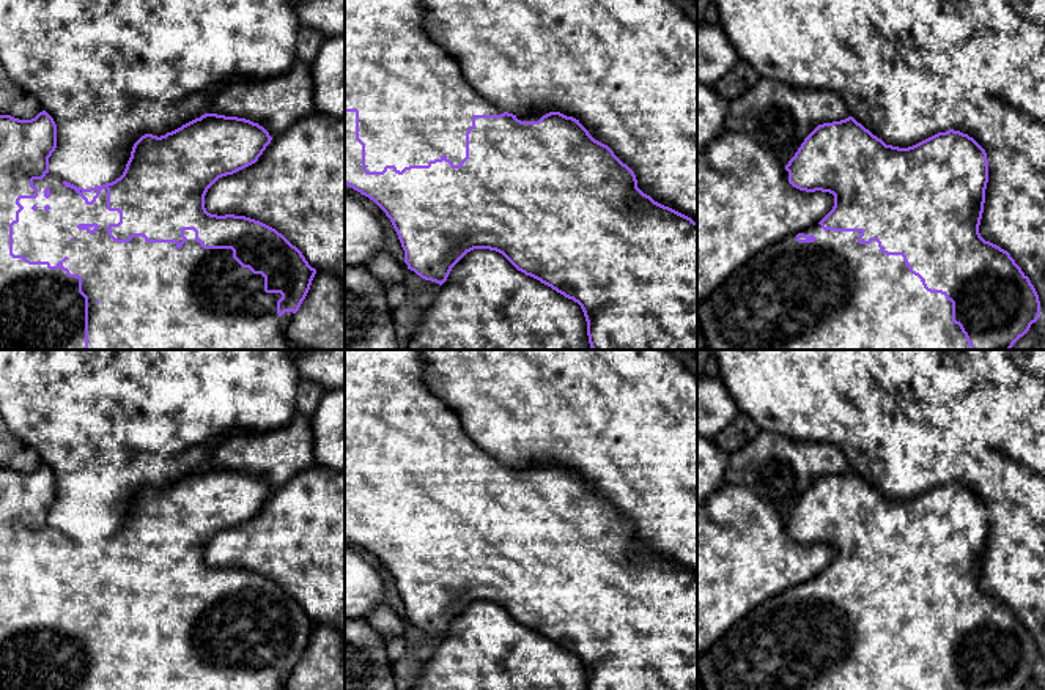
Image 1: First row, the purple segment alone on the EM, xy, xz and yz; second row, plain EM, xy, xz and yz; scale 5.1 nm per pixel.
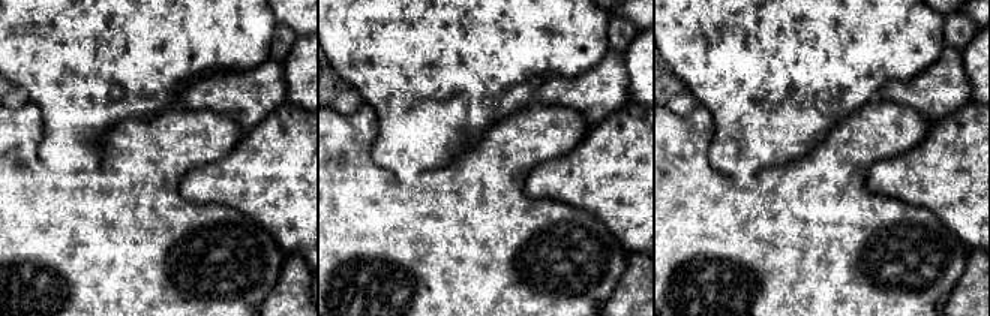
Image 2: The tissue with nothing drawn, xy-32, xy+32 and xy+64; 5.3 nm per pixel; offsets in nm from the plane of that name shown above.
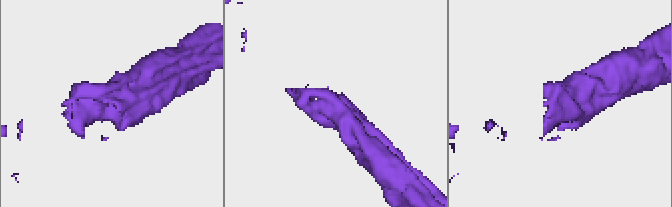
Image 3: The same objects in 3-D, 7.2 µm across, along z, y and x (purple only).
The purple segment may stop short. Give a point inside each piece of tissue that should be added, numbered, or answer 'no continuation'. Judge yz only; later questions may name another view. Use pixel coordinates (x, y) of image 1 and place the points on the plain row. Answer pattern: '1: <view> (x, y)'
1: yz (834, 640)

